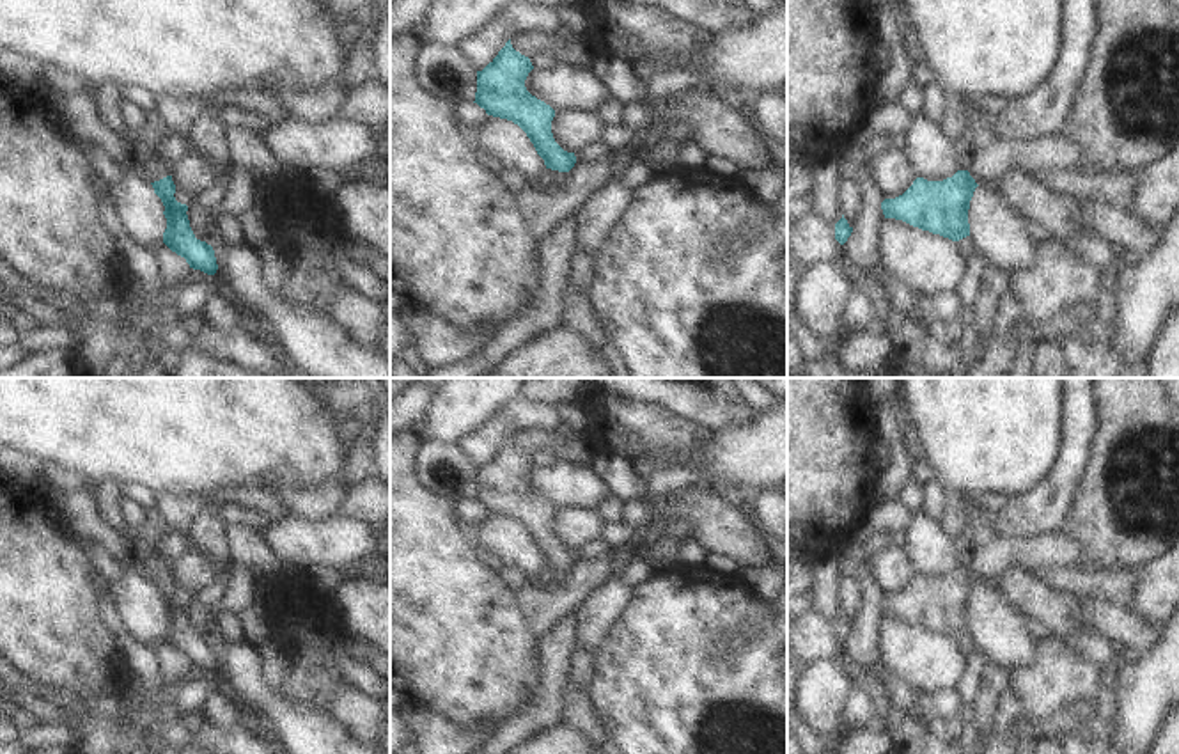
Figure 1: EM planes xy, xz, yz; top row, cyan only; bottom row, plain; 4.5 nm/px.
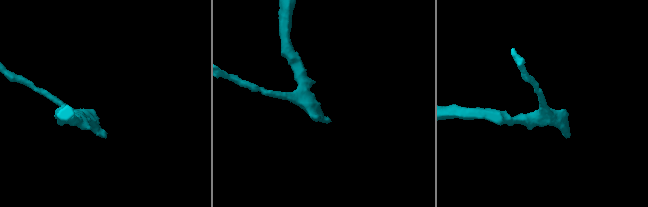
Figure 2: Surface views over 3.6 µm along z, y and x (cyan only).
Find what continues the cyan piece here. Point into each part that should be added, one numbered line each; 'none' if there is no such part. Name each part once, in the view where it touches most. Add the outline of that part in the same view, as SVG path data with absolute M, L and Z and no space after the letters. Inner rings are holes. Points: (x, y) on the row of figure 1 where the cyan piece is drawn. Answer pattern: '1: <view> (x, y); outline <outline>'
1: xy (153, 171); outline M147 160L147 165L142 172L151 183L160 181L167 176L170 176L170 169L165 165L160 165L156 160Z

